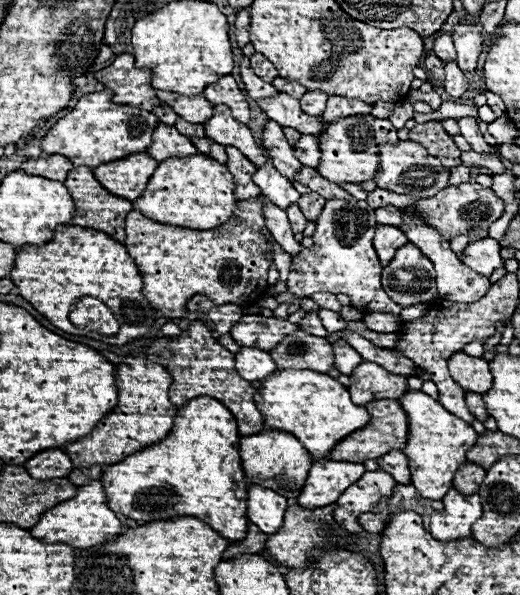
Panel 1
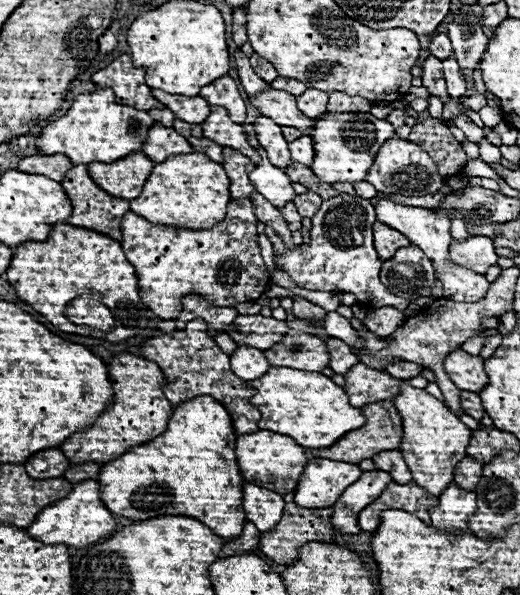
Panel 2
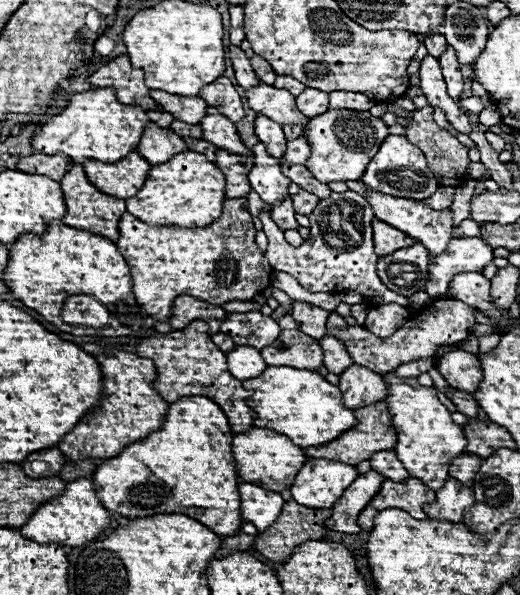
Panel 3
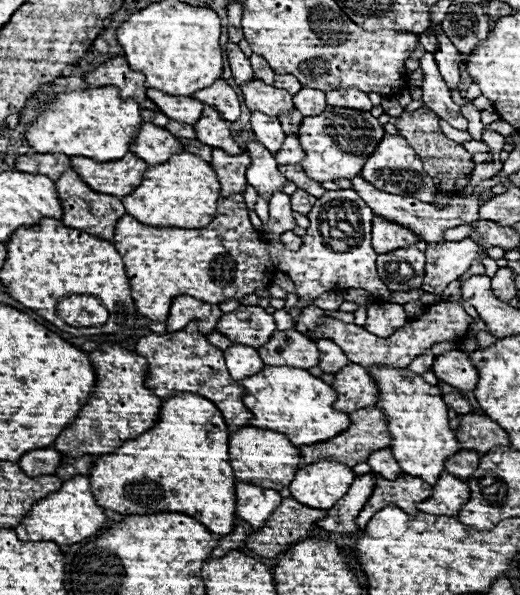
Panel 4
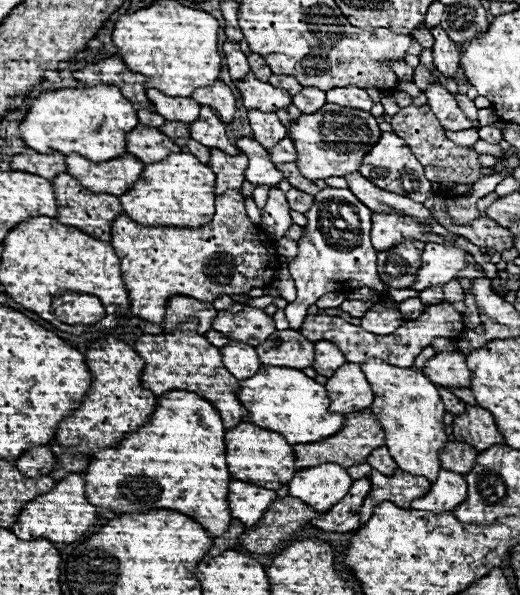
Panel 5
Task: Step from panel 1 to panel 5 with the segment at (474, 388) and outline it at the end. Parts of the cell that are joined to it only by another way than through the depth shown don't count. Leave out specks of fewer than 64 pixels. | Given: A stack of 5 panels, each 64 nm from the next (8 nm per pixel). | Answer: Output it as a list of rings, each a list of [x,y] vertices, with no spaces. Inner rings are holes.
[[[440,352],[422,370],[434,384],[444,388],[470,388],[472,372],[466,366],[466,354]]]

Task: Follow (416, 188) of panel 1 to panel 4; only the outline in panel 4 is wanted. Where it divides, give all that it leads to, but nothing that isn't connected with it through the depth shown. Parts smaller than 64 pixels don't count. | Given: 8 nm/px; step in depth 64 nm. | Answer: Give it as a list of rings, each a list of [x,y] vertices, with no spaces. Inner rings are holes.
[[[386,134],[380,146],[376,148],[376,154],[372,154],[372,158],[368,158],[368,162],[364,164],[362,176],[366,182],[370,182],[372,186],[388,194],[412,194],[412,198],[418,198],[424,202],[432,202],[436,194],[436,184],[432,178],[428,178],[428,174],[424,174],[420,156],[402,136]]]

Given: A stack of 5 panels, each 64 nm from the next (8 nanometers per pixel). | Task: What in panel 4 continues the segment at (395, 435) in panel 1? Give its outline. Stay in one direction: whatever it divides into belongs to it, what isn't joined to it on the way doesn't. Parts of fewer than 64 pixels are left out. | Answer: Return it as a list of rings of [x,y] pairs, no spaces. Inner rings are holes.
[[[368,406],[368,408],[360,408],[360,410],[352,412],[350,422],[352,424],[350,424],[348,430],[340,432],[336,438],[332,438],[328,442],[320,442],[320,444],[312,444],[312,446],[300,446],[302,464],[314,464],[318,460],[334,460],[334,462],[342,462],[342,464],[352,468],[352,466],[356,466],[360,462],[366,462],[372,452],[388,448],[392,444],[386,414],[378,406]]]

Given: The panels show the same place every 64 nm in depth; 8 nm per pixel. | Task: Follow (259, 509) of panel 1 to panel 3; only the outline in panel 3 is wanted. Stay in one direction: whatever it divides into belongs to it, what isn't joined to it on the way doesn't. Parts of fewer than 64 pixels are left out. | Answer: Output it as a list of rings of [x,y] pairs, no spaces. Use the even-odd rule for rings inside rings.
[[[240,484],[240,510],[246,522],[252,522],[258,532],[264,532],[278,520],[282,512],[282,496],[254,484]]]

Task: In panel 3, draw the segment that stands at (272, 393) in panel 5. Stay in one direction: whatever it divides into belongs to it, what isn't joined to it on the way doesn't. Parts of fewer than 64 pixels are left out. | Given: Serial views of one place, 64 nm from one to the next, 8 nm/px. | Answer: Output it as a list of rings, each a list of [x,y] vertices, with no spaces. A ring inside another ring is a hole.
[[[268,366],[258,378],[246,380],[244,388],[254,390],[254,396],[246,398],[246,402],[252,410],[258,412],[256,428],[266,428],[284,434],[302,448],[324,446],[326,442],[336,440],[340,434],[344,434],[344,430],[350,430],[358,422],[354,410],[344,406],[340,388],[330,384],[318,372],[296,370],[288,366]]]

